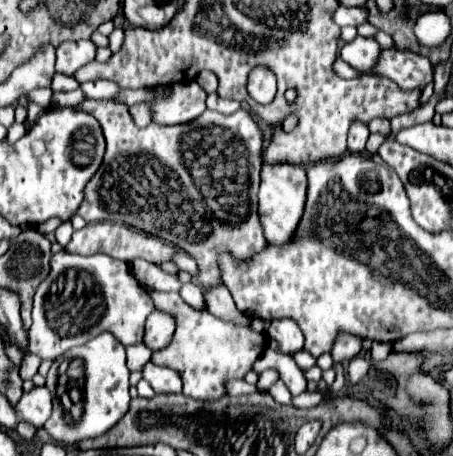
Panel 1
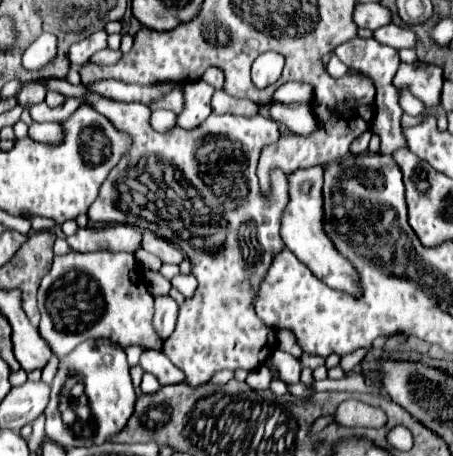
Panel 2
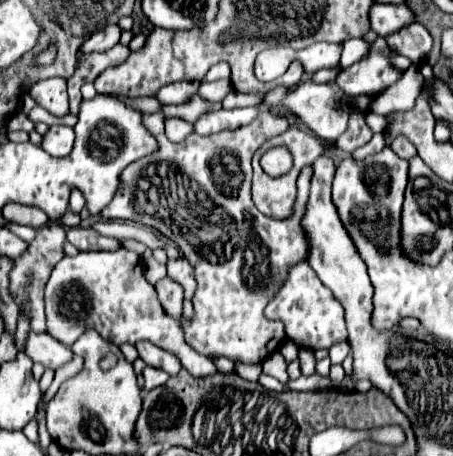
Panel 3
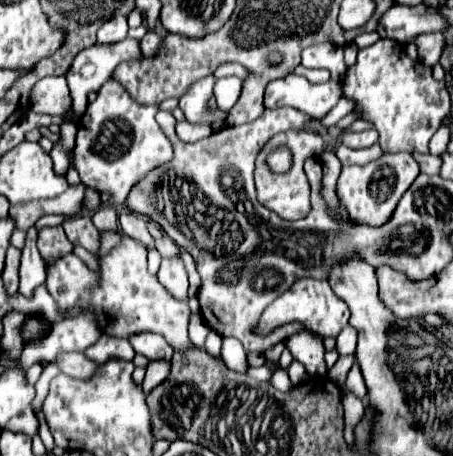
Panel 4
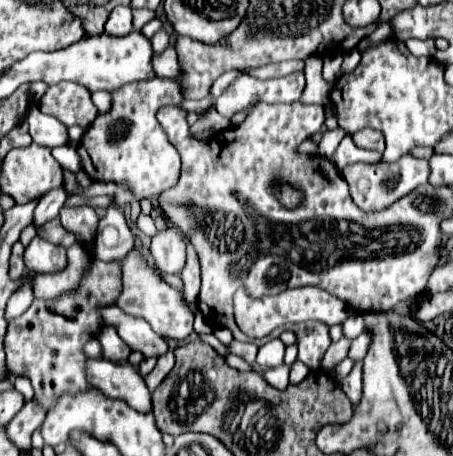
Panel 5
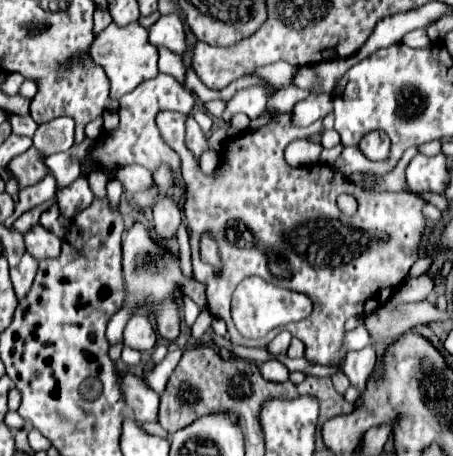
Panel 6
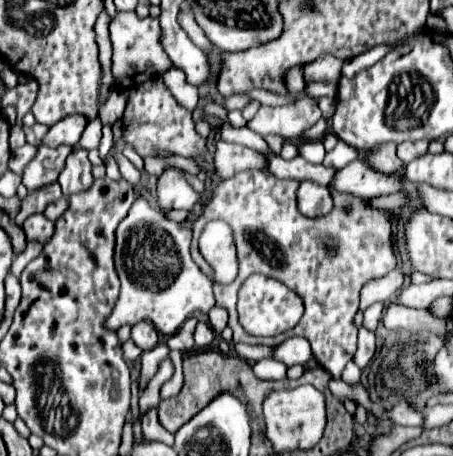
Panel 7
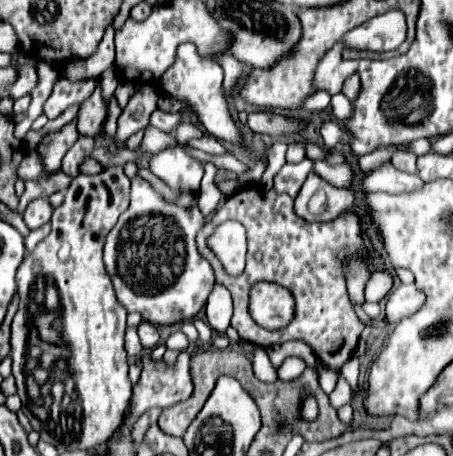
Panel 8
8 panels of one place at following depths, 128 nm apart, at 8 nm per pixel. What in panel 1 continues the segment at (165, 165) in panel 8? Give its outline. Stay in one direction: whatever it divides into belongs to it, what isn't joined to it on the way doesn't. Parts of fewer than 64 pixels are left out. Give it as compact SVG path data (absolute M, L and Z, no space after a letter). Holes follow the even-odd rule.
M154 310L148 320L146 320L146 332L144 332L144 344L156 352L166 348L172 342L172 334L174 334L174 320L170 314Z

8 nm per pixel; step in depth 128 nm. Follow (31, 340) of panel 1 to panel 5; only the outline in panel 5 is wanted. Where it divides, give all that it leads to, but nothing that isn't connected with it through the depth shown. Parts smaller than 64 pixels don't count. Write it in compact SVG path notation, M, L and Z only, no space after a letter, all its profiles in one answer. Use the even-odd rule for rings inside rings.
M34 238L24 252L26 268L38 274L56 274L68 266L68 256L64 246L50 244L42 238ZM132 250L128 256L124 256L120 260L120 270L122 270L122 292L116 298L116 306L120 310L124 310L130 316L138 316L144 318L152 330L156 334L160 334L162 338L168 340L184 340L192 334L192 322L194 322L194 314L190 310L190 306L186 304L184 296L180 290L172 288L170 284L166 284L144 260L140 250Z

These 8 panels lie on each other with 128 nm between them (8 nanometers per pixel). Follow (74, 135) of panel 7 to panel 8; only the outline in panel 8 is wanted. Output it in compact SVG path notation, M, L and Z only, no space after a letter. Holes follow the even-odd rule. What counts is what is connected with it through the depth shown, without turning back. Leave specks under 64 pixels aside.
M100 88L82 104L80 112L78 112L78 122L76 122L76 130L80 132L80 136L94 136L100 128L102 122L106 118L106 104L100 96Z

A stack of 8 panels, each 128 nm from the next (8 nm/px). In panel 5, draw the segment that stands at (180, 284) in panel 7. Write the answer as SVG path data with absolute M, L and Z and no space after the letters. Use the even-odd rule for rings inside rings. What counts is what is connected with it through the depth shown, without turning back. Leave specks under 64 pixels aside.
M104 326L102 332L98 334L98 342L102 346L102 358L112 360L112 362L128 360L128 346L120 340L116 328Z

